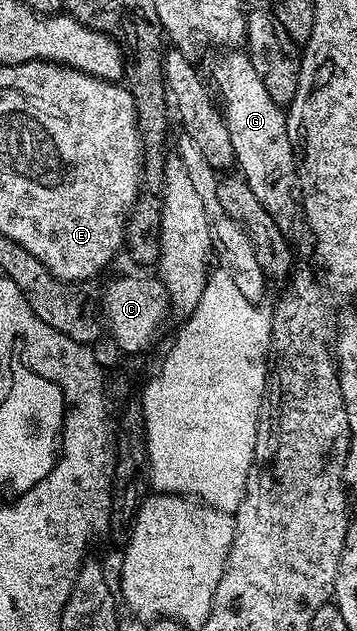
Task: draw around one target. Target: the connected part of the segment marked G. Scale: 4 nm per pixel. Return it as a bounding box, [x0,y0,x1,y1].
[211,49,297,233]

